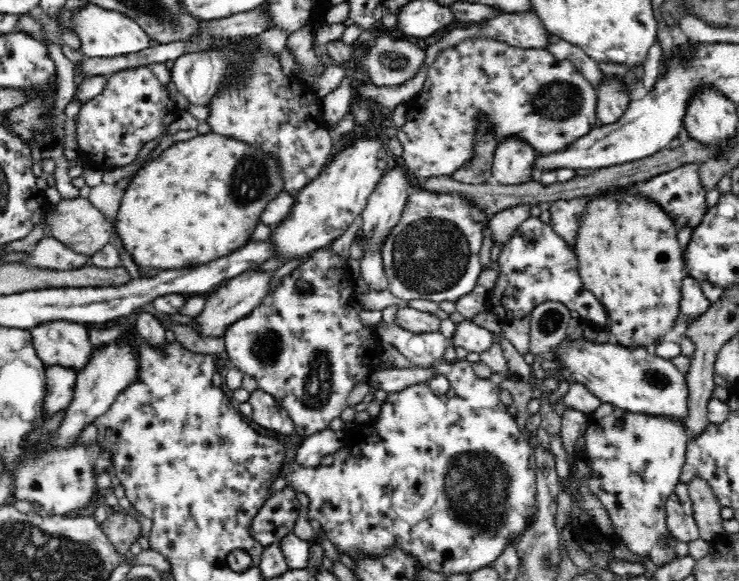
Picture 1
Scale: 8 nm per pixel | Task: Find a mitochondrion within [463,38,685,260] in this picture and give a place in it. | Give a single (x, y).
(559, 101)

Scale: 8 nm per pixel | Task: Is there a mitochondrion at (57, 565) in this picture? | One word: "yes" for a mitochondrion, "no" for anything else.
yes

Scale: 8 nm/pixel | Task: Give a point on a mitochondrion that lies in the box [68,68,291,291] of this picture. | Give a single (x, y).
(252, 175)

